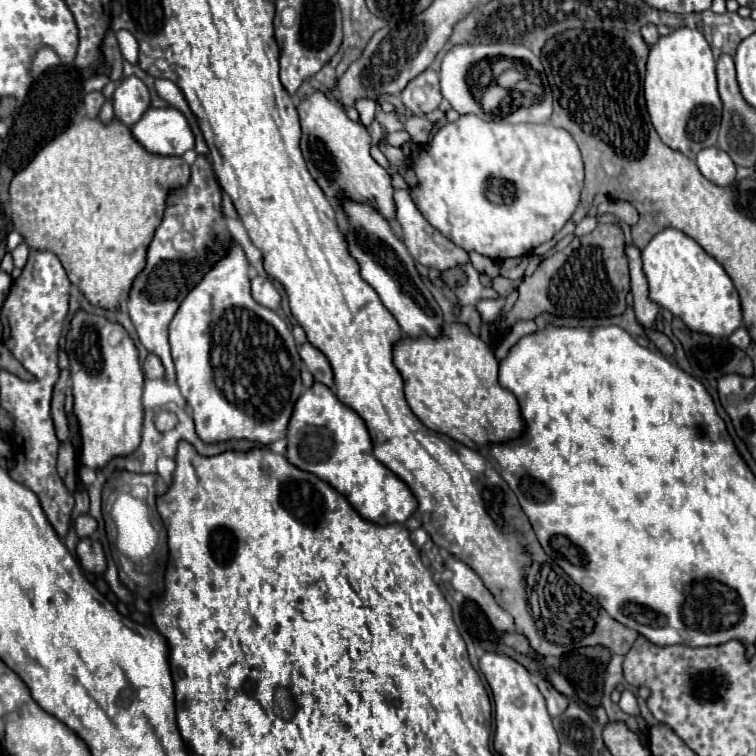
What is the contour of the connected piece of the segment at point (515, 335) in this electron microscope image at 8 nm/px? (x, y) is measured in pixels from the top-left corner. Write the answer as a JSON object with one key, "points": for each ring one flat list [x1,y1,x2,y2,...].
{"points":[[531,320,531,322,517,322,511,330,509,330,509,334,505,334,505,338,501,340,501,344,499,344,499,348,495,350,495,356,499,358,499,360,503,360,509,352,511,352,511,348,523,338,523,336,529,336,529,334,533,334,533,332,537,332,537,324]]}

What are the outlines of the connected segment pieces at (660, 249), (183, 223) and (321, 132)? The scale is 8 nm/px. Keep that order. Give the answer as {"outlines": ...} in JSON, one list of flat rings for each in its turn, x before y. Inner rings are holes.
{"outlines":[[[665,228,643,248,641,258,649,282,649,298,681,318,691,330,727,338,741,326,743,310,733,280,693,238,677,228]],[[197,156,195,164,191,166,191,180,183,190,171,192,167,200,167,210,161,226,155,232,155,238,149,246,147,254,147,266,145,270,135,278,131,296,127,300,127,308,131,314,131,320,135,324,137,336,141,344,155,354,163,368,165,368,165,382,175,384,175,366,169,352,169,340,167,340,167,326,177,312,181,300,189,294,189,290,203,278,205,272,211,270,211,266,221,260,227,254,231,234,227,226,221,222,219,216,219,204,221,204,221,192,219,184,215,180,211,162,205,156],[177,232,189,232,193,236,193,250,191,252,177,252,173,246,173,236]],[[315,92,309,96,305,102,297,106,299,118,301,118,301,150,307,162,307,168,315,182,321,186,329,202,333,204,335,210,343,212,343,200,349,198,359,204,369,204,385,220,391,224,395,222,395,200,393,200,393,180,391,174,373,160,371,156,371,136,367,128,359,122,353,122,347,118,345,110,335,102,329,100,323,92]]]}

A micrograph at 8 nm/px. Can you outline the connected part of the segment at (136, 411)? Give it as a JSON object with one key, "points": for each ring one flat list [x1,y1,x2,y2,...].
{"points":[[79,310,67,332,65,352,71,364,73,410,83,438,81,462,91,470,101,470,109,460,129,456,129,452,141,442,143,372,137,348,121,324]]}

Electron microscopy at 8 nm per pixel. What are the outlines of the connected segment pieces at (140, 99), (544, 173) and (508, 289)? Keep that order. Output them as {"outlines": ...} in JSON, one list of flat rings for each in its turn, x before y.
{"outlines":[[[137,76,123,78,123,82,113,94,115,118,125,126,133,126,147,108,149,108,147,86]],[[463,114,463,116,459,116,459,120,447,122,443,128,439,128,435,132,429,148,425,144,419,150,419,154,413,158,411,170,417,176,417,186,409,186,409,196,413,198,413,202,417,204,417,210,425,216,425,220,433,228,437,228,445,238,449,238,453,244,463,248,465,252,479,252,479,254,483,254,495,262,503,262,507,258,527,256,537,246,549,242,567,224,567,220,571,220,571,216,579,204,579,194,583,188,583,162,581,162,579,148,577,148,575,140,569,136,569,132,565,132,563,128,555,128,551,124,509,124,503,120,487,122,475,114]],[[497,276,497,278,493,280,493,288,495,288,495,292,499,294,499,298,507,298,507,296,521,284,521,280,523,280,523,278,519,278,519,280,509,280,509,278]]]}

